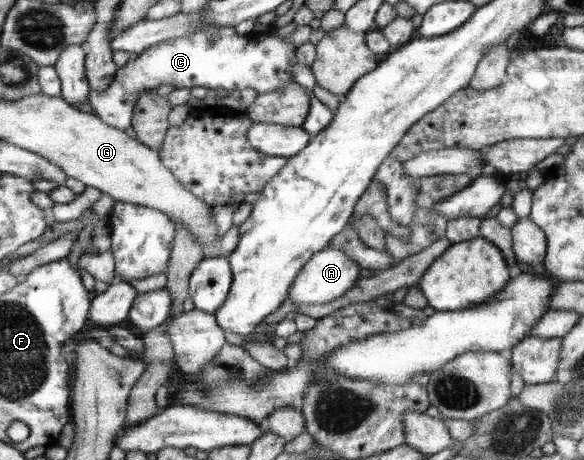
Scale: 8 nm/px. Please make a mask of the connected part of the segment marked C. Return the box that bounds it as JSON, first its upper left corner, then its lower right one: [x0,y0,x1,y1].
[87,25,298,131]

